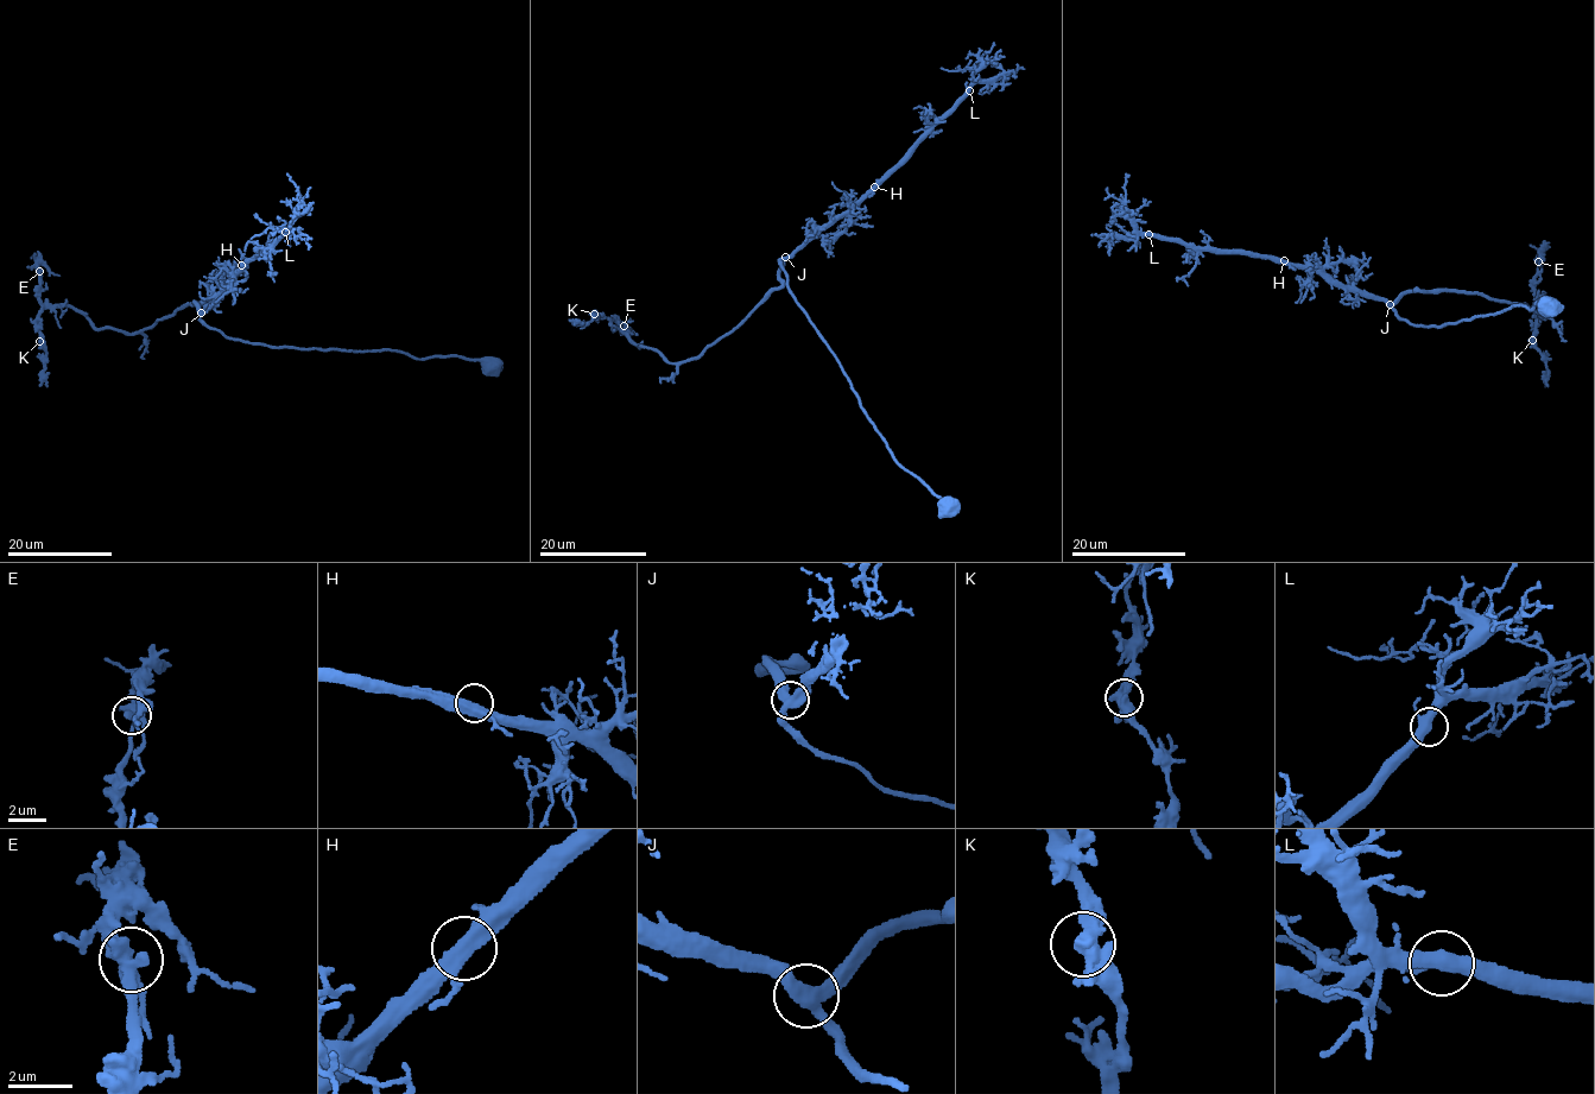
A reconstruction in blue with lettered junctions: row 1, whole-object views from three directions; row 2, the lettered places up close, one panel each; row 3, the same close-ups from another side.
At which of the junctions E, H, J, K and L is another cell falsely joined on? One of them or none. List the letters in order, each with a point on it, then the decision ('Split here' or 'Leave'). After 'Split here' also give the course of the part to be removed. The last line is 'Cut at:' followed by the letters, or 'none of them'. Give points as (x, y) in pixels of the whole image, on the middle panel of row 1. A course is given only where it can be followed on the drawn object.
E: Place: (624, 326). Leave
H: Place: (874, 187). Leave
J: Place: (785, 257). Leave
K: Place: (594, 314). Leave
L: Place: (969, 90). Leave
Cut at: none of them

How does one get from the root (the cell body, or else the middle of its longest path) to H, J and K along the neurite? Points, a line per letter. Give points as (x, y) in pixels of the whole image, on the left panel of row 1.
H: (493, 365), (493, 360), (415, 358), (393, 351), (267, 346), (227, 337), (200, 317), (226, 291), (241, 265)
J: (493, 365), (493, 360), (415, 358), (396, 351), (327, 351), (245, 342), (210, 328), (200, 318), (201, 312)
K: (493, 365), (245, 342), (203, 322), (195, 302), (130, 334), (46, 305), (39, 341)

